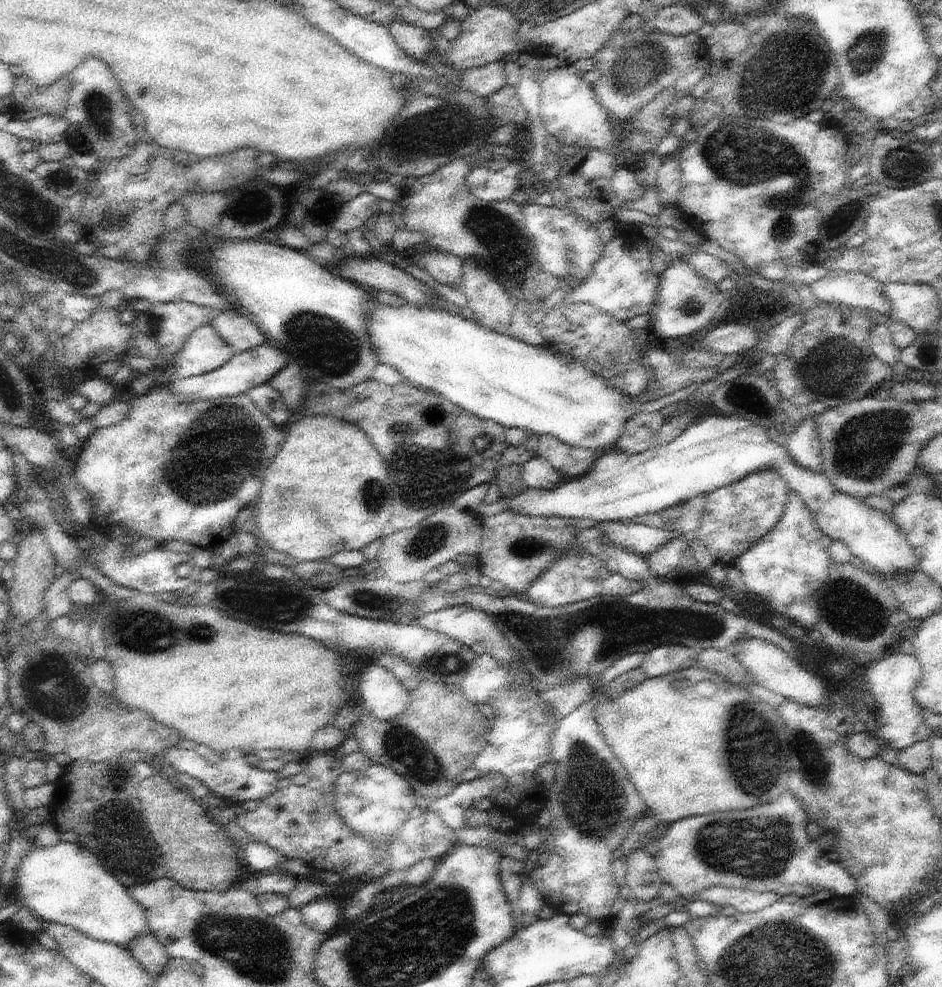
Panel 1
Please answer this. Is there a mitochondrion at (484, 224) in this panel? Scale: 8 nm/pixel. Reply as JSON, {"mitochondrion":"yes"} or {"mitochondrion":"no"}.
{"mitochondrion":"yes"}

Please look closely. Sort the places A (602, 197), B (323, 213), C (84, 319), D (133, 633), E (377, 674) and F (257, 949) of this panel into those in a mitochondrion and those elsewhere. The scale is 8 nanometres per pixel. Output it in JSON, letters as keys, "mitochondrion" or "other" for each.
{"A":"other","B":"other","C":"other","D":"mitochondrion","E":"other","F":"mitochondrion"}

